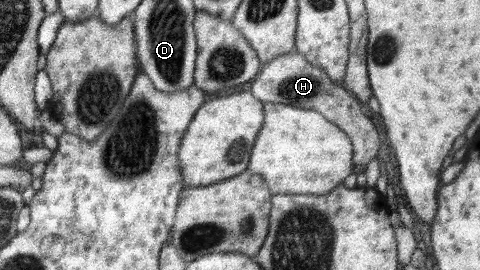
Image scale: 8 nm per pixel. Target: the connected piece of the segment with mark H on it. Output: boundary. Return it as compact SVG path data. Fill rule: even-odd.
M297 51L280 55L261 66L259 73L248 84L250 92L263 103L283 103L293 107L318 111L325 119L334 123L347 134L353 144L354 165L366 165L377 157L382 143L376 122L363 113L362 103L343 85L329 79L320 67L311 65L303 54Z

